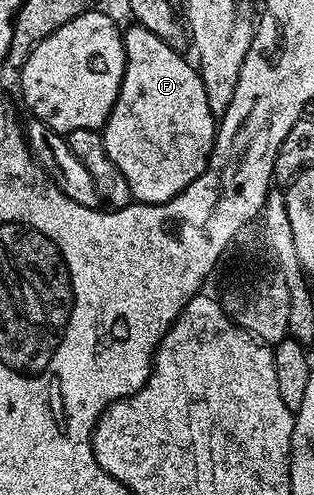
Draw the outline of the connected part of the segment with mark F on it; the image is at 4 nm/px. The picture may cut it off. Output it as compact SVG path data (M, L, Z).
M134 23L132 27L126 27L123 32L125 73L115 106L105 123L103 135L107 154L111 162L119 166L119 174L127 178L127 186L131 186L134 201L143 204L165 204L178 196L184 188L191 186L191 182L195 182L199 174L203 174L217 137L219 120L213 115L207 102L200 71L194 65L192 68L184 60L186 57L182 53L167 46L163 38L155 38L151 30L138 23Z

